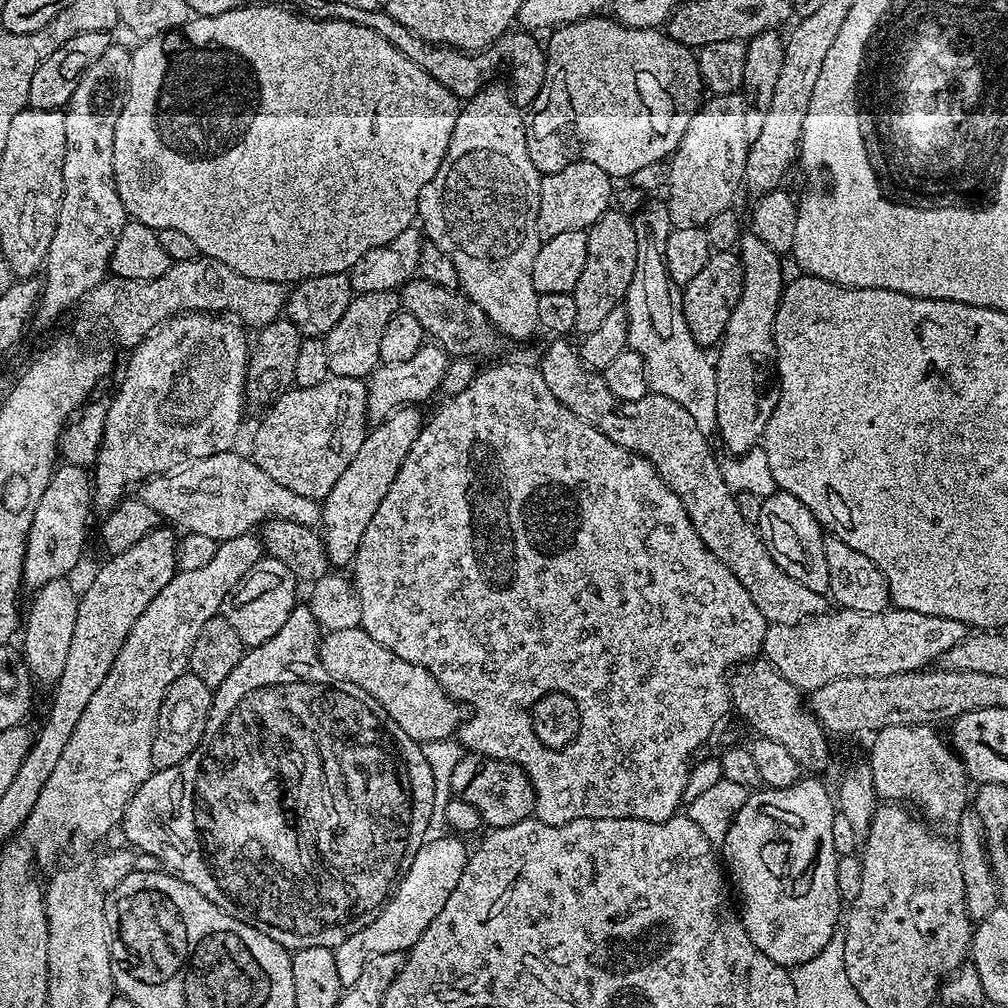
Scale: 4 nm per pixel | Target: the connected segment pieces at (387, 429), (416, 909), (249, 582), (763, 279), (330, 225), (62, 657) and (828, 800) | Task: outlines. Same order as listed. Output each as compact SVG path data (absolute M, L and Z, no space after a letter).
M402 406L393 416L377 423L376 429L367 433L367 443L353 458L346 474L336 483L334 490L324 497L322 524L328 529L323 530L322 537L328 559L333 565L351 565L355 561L362 538L369 535L380 507L384 505L386 494L392 489L405 464L409 463L410 450L426 423L425 417L420 417L420 410L416 406Z
M447 835L440 836L437 840L429 839L426 846L420 847L403 869L399 883L395 885L384 907L365 928L358 930L358 934L346 938L346 942L335 948L336 965L340 980L345 986L358 982L368 959L387 952L407 953L420 941L425 930L433 927L443 917L453 894L470 868L470 852L464 849L464 844L460 841L463 839Z
M262 558L258 561L256 567L244 577L240 587L234 593L236 609L233 610L232 616L230 615L230 622L234 630L238 630L246 646L264 644L274 638L297 611L297 573L283 559L276 559L278 560Z
M754 234L741 235L738 243L738 255L740 258L740 265L744 273L742 274L742 294L738 298L738 306L734 306L734 314L730 314L730 322L726 322L726 330L724 331L724 337L720 339L718 345L718 351L714 356L714 367L716 370L716 385L718 386L718 402L716 403L716 432L720 440L729 448L732 454L743 454L751 451L752 448L757 447L761 443L766 426L770 422L770 418L774 414L776 409L776 397L778 395L777 389L768 385L768 379L773 379L774 376L774 357L776 355L776 338L772 335L774 330L774 322L776 321L776 315L778 314L778 306L780 305L780 299L784 293L784 285L786 283L786 275L784 276L784 268L780 265L782 260L781 253L770 250L770 246L766 246L766 242L762 242L762 238L758 238Z
M245 6L235 8L229 12L223 12L217 16L196 16L177 28L174 32L165 32L163 36L150 36L141 43L140 47L132 52L132 69L128 75L128 95L124 97L122 114L118 120L115 130L114 144L114 174L116 175L116 189L122 198L124 208L129 217L140 220L146 226L155 228L169 228L170 230L183 230L183 232L197 244L198 250L213 260L230 266L232 272L242 274L251 280L273 280L282 285L287 285L288 280L303 282L310 276L321 276L322 274L344 274L347 273L356 263L370 250L381 248L383 244L390 244L398 238L406 229L413 227L417 219L418 198L426 186L438 174L438 170L444 161L446 150L452 141L456 117L458 115L458 100L450 90L446 90L437 80L430 78L426 70L422 70L406 54L402 54L386 38L374 34L374 30L368 30L366 26L358 26L354 22L346 20L333 20L331 18L307 18L299 20L292 12L284 8L251 8Z
M61 578L59 580L52 580L48 584L45 584L43 588L39 589L35 593L36 596L36 605L33 606L32 609L27 609L26 612L26 623L23 625L22 628L22 636L24 632L24 656L26 659L28 659L28 666L32 670L33 674L37 676L38 679L41 680L44 684L49 684L49 686L55 685L56 682L59 680L60 675L64 672L64 667L66 666L66 660L68 658L68 655L70 654L70 650L72 649L72 639L74 638L74 622L76 621L76 606L78 603L78 592L75 592L74 589L71 588L70 585L68 585L69 581L67 579Z
M801 778L789 788L765 787L763 790L753 791L727 825L729 828L724 836L724 856L722 852L722 860L730 873L731 883L733 880L740 891L738 912L748 937L752 939L754 946L758 946L758 950L762 950L762 954L766 954L766 958L789 970L795 969L797 964L810 962L814 954L821 952L826 942L830 942L838 931L842 920L842 901L838 894L836 869L838 857L830 834L837 813L834 796L827 787L820 792L820 796L816 796L816 787L821 781L816 778L808 779Z

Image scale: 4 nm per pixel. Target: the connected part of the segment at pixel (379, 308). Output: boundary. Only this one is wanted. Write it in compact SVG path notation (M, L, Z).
M395 291L362 292L353 295L352 302L346 308L346 314L342 314L338 326L326 333L331 375L346 378L371 377L381 363L380 351L386 324L401 311L401 308L401 300Z

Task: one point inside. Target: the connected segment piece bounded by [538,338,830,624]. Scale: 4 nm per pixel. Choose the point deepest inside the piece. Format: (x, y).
(654, 426)

